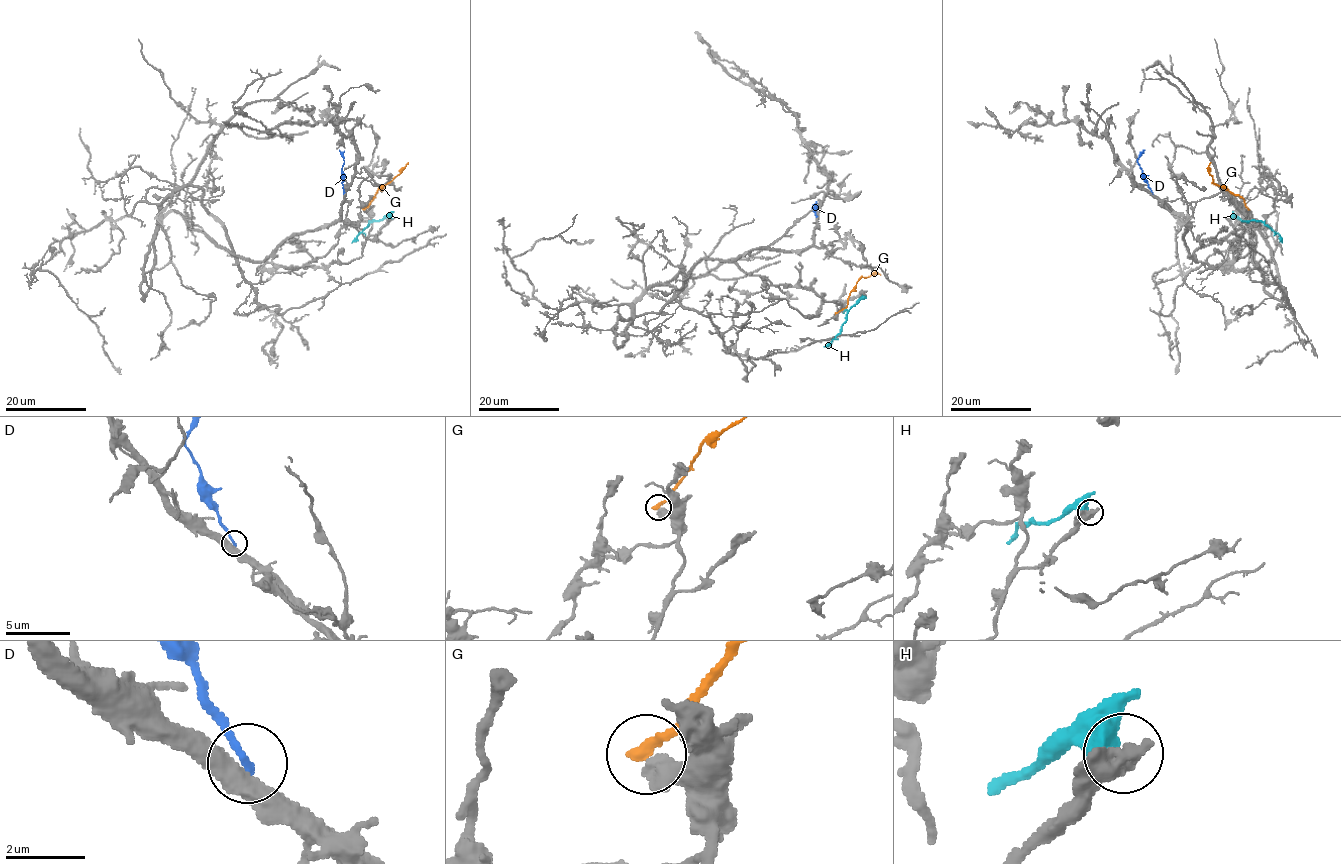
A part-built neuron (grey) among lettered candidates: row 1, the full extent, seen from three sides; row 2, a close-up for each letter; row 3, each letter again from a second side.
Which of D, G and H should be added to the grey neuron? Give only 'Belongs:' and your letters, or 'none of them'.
Belongs: none of them

